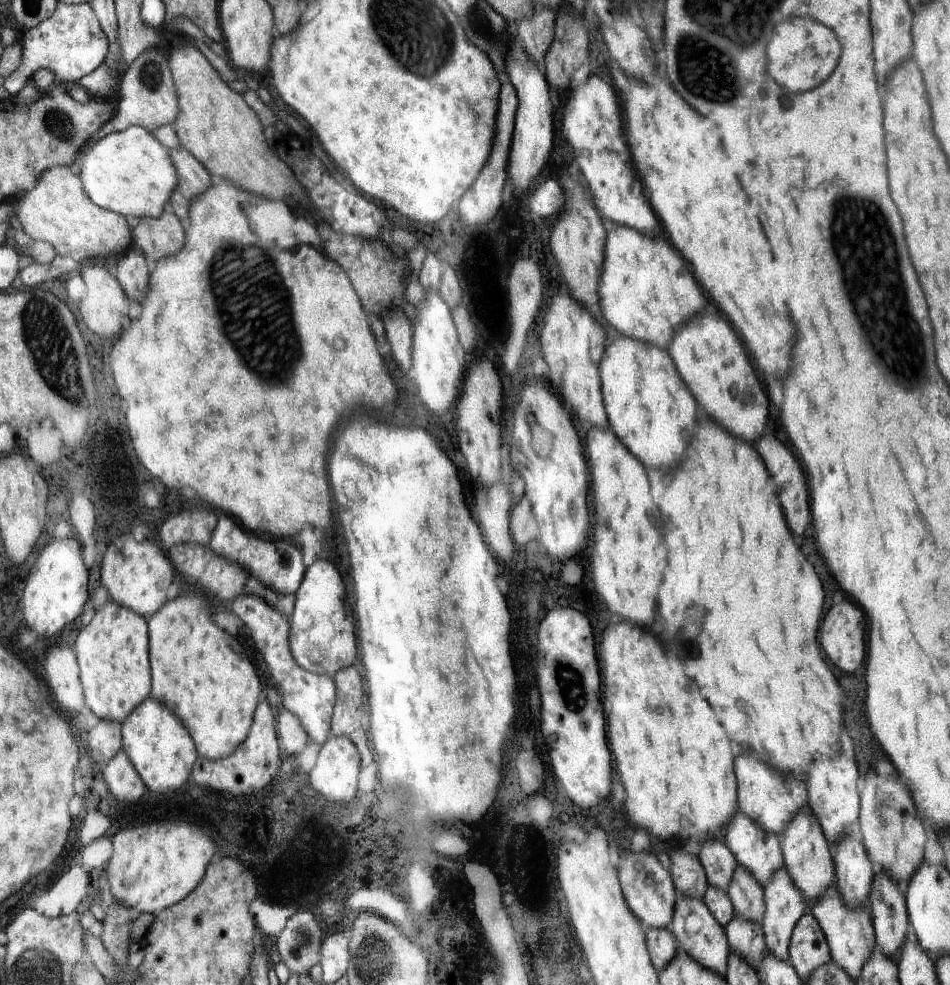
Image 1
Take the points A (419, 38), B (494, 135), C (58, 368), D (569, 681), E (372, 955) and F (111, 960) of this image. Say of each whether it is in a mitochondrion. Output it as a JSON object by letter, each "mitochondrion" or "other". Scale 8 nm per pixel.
{"A":"mitochondrion","B":"other","C":"mitochondrion","D":"mitochondrion","E":"mitochondrion","F":"other"}

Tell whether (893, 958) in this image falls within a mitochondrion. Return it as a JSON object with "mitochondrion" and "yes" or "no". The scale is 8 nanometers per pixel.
{"mitochondrion":"no"}

